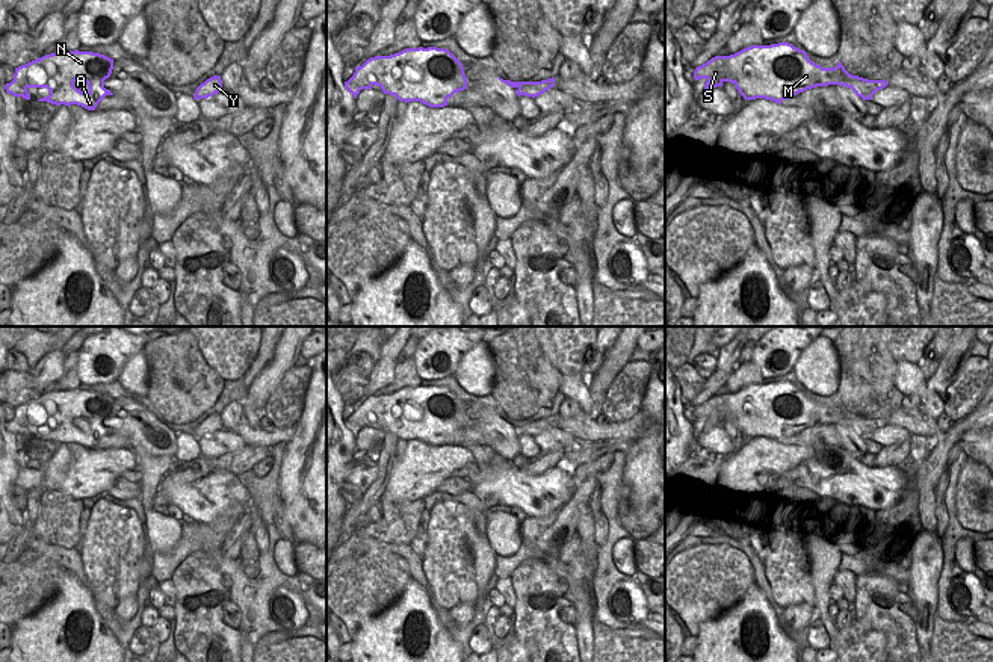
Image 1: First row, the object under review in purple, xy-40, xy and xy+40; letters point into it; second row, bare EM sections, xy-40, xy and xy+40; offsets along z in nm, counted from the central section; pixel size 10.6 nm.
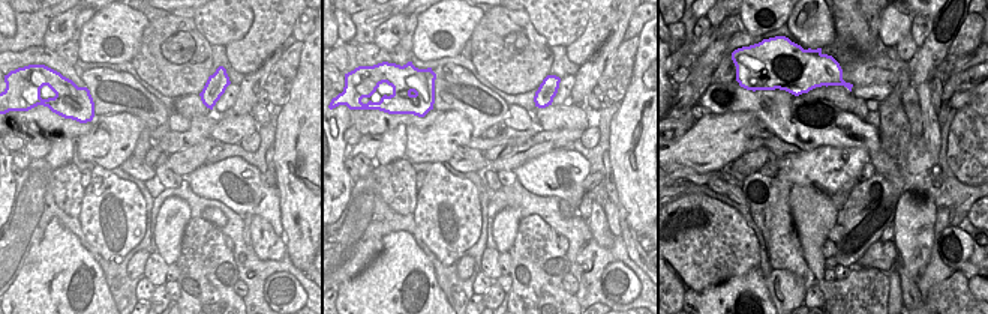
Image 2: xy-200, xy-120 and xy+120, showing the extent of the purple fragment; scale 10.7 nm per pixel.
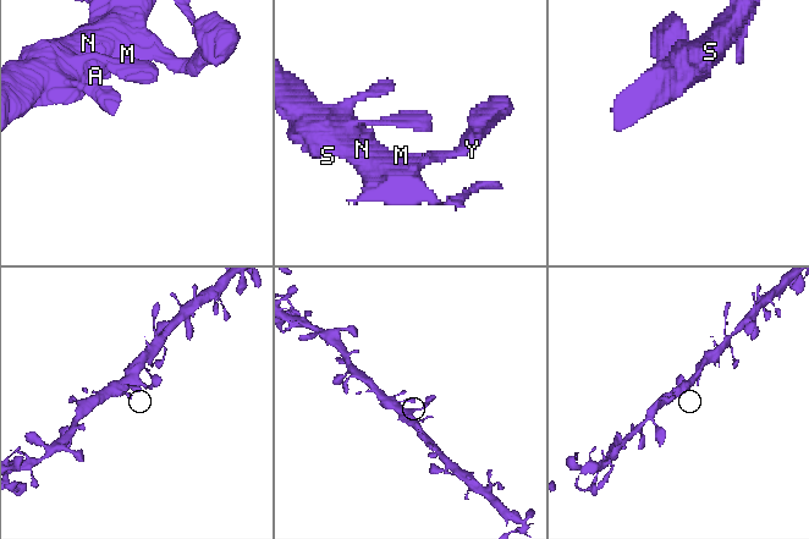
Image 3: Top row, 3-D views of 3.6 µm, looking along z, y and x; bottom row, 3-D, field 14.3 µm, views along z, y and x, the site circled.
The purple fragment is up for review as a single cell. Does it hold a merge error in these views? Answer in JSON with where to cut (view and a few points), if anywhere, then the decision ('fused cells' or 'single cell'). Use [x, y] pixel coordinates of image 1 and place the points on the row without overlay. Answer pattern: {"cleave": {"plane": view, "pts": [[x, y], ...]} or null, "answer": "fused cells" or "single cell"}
{"cleave": null, "answer": "single cell"}

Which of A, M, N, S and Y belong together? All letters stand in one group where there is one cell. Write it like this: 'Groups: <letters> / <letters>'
Groups: A M N S Y

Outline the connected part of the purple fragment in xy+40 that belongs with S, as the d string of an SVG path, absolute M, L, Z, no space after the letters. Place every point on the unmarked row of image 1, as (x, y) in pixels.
M789 381L751 384L730 394L715 394L695 407L694 417L707 419L704 429L730 420L745 438L765 437L777 443L807 428L828 423L851 426L865 440L889 423L887 419L852 414L840 399L834 407L822 407Z

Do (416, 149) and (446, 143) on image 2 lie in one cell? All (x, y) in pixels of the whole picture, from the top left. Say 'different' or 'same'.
same

